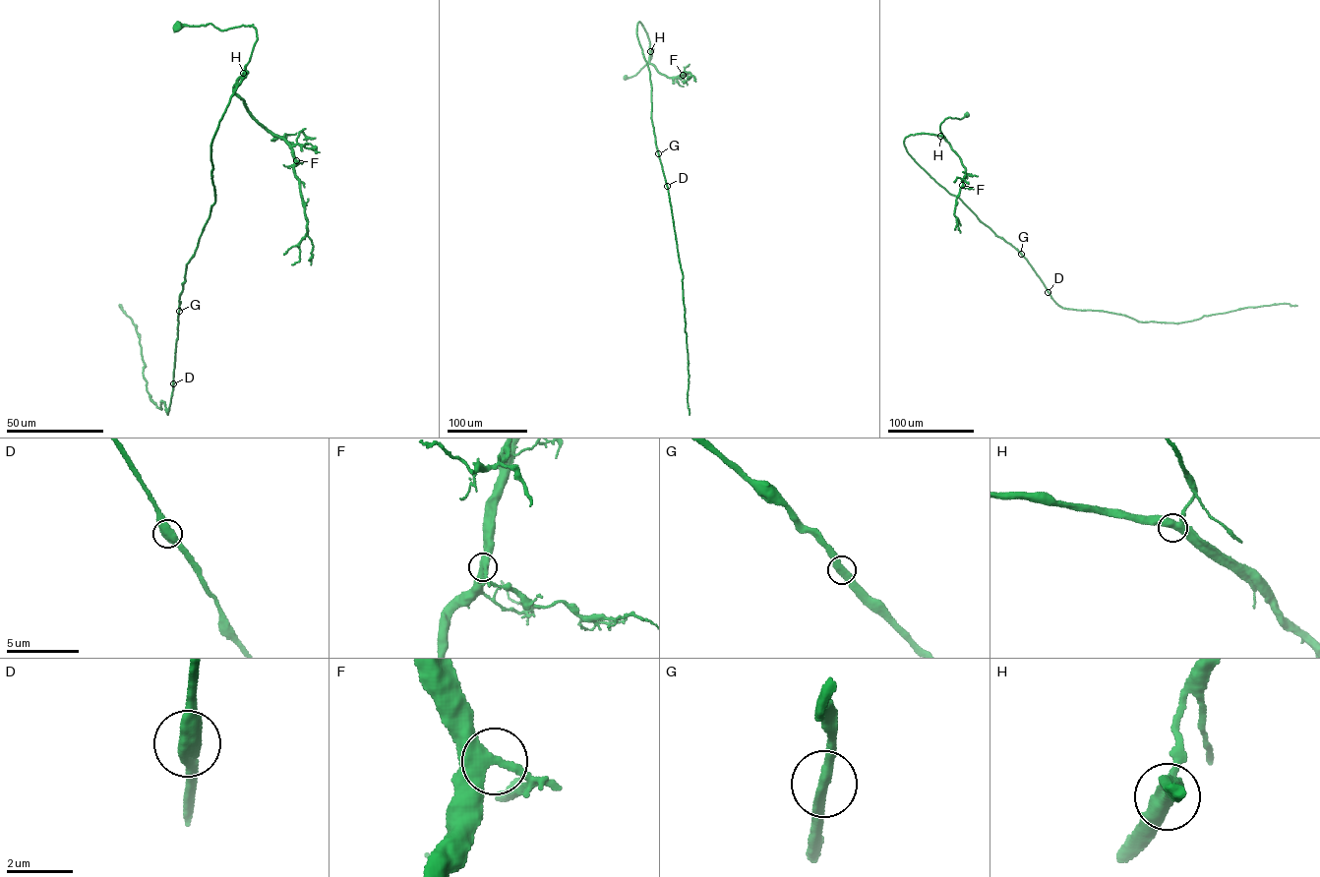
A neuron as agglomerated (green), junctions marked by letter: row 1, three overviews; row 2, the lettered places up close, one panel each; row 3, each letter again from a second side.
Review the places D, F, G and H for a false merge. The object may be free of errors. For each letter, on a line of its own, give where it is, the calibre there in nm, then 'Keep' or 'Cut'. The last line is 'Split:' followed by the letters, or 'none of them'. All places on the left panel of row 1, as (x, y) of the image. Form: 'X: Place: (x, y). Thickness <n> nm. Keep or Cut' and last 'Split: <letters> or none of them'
D: Place: (173, 383). Thickness 460 nm. Keep
F: Place: (296, 160). Thickness 400 nm. Keep
G: Place: (179, 311). Thickness 400 nm. Keep
H: Place: (243, 73). Thickness 440 nm. Keep
Split: none of them

